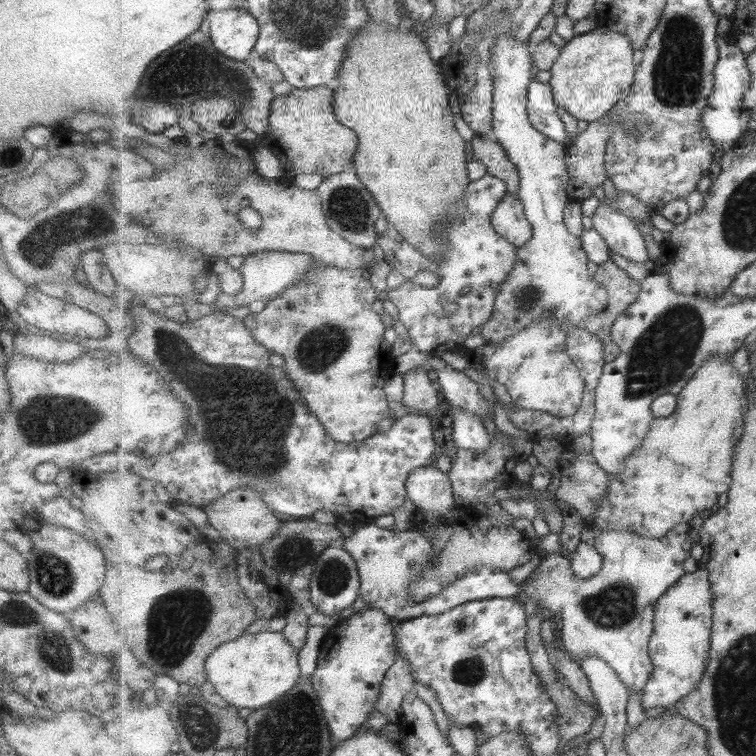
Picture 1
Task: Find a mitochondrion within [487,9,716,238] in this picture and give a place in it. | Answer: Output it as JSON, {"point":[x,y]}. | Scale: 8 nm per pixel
{"point":[676,77]}

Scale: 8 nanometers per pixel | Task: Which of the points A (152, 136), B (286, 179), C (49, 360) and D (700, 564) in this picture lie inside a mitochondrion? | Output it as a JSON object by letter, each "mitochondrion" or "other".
{"A":"other","B":"other","C":"other","D":"other"}

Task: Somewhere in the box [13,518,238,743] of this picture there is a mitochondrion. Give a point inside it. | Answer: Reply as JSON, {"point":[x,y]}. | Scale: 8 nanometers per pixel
{"point":[178,618]}

